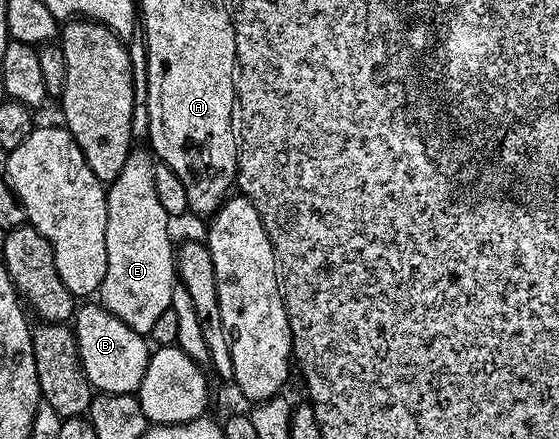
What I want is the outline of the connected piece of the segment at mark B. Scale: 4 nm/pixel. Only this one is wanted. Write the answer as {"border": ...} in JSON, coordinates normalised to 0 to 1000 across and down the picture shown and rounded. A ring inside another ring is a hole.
{"border":[[[170,686],[152,692],[150,699],[147,692],[136,706],[131,720],[131,752],[148,847],[172,893],[225,900],[247,893],[267,815],[267,781],[258,765],[231,749],[224,731],[216,731]]]}

